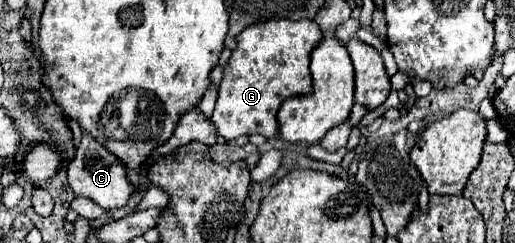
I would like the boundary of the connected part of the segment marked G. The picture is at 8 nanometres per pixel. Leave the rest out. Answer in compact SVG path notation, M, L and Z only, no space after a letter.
M269 20L247 26L237 38L237 46L223 70L223 80L213 110L213 124L225 140L243 134L277 136L277 110L283 100L295 94L311 94L313 80L309 74L309 54L321 40L315 20Z

